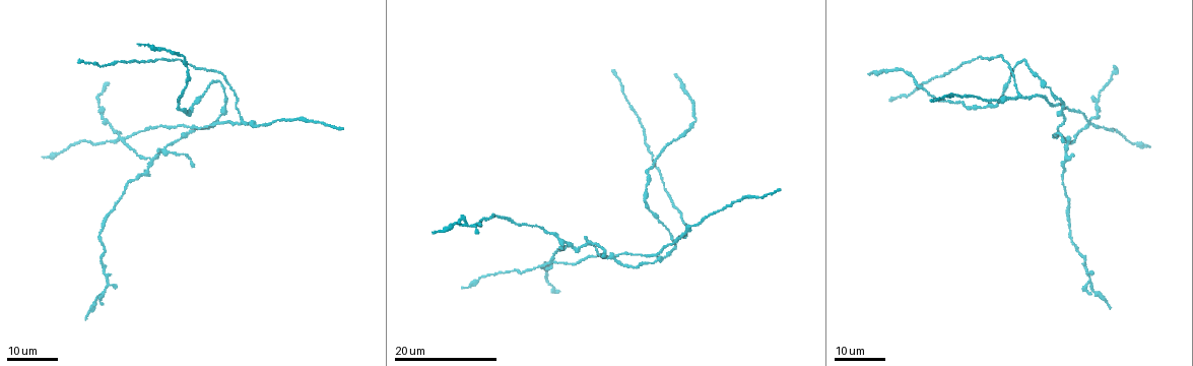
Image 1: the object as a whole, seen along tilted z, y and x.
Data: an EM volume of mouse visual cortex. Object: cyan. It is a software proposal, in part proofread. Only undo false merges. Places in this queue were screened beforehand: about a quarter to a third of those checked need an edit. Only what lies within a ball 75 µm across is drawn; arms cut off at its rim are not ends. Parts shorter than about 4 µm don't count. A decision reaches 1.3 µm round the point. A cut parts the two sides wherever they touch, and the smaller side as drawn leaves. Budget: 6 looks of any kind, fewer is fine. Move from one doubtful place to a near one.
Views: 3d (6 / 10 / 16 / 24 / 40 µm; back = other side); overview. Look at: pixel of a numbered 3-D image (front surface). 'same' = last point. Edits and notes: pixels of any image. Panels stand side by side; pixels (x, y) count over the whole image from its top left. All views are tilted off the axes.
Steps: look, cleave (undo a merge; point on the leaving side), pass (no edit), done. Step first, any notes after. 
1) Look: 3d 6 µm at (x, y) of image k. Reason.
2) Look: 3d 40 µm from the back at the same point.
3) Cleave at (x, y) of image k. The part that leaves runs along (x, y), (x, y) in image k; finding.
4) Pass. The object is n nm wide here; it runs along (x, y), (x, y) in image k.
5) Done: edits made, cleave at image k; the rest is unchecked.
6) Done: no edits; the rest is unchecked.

Look: 3d 24 µm at (553, 262) of image 1. Looks like a crossing.

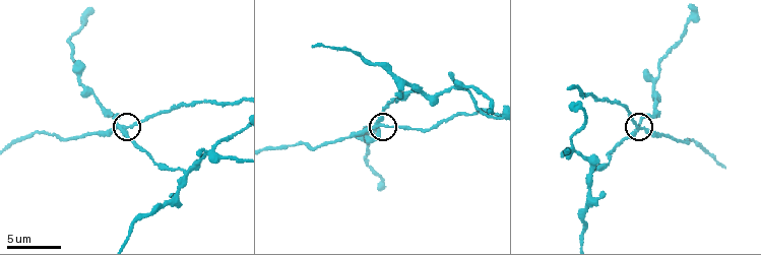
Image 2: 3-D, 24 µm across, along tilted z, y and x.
Look: 3d 6 µm at (382, 125) of image 2.

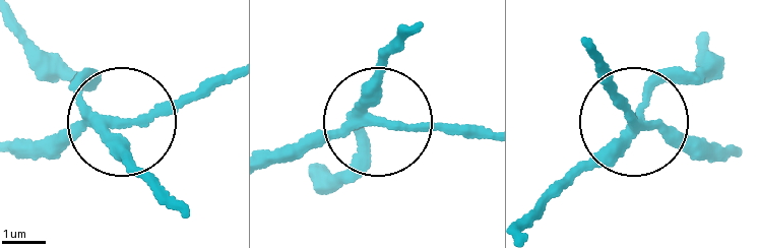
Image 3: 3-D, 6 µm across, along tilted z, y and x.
Cleave at (56, 143) of image 3. 4 arms meet here; the part that leaves runs along (105, 116), (145, 124), (225, 81) in image 3; two cells meet here.

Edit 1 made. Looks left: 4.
Look: overview.

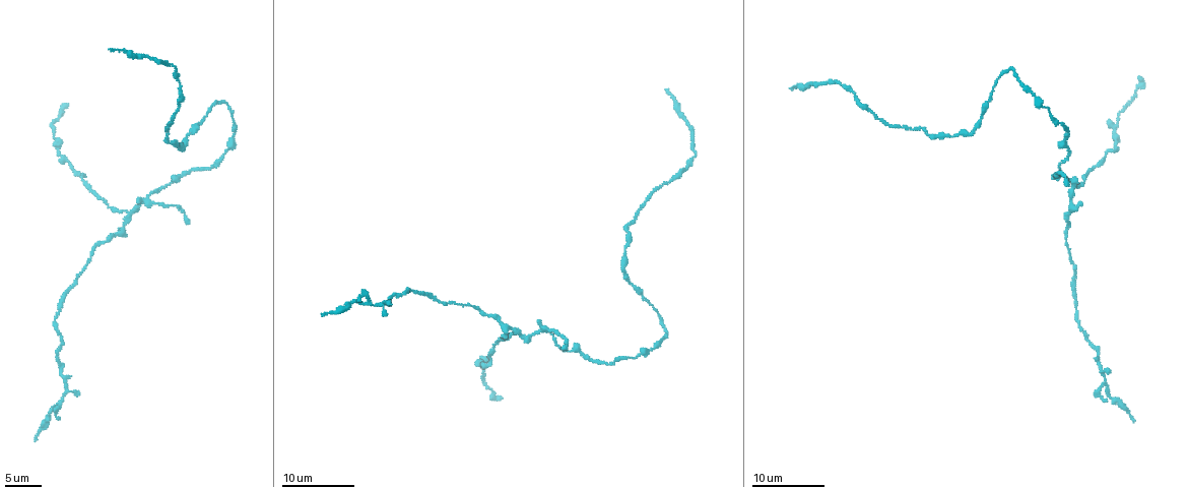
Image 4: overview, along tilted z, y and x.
Look: 3d 10 µm at (146, 198) of image 4. Looks like a crossing.

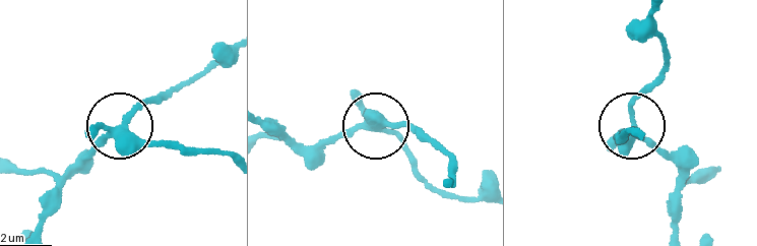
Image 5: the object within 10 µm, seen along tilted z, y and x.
Pass. The object is 350 nm wide here; it runs along (267, 138), (308, 146), (368, 128), (416, 124) in image 5; one cell here.

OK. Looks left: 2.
Look: 3d 6 µm at (76, 81) of image 2. Small branch off a trunk.

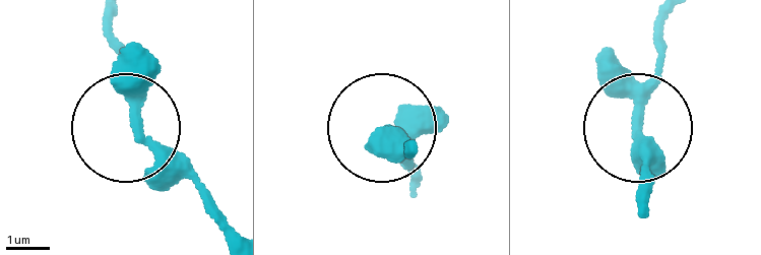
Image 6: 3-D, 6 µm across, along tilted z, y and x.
Look: 3d 6 µm from the back at (637, 118) of image 6.

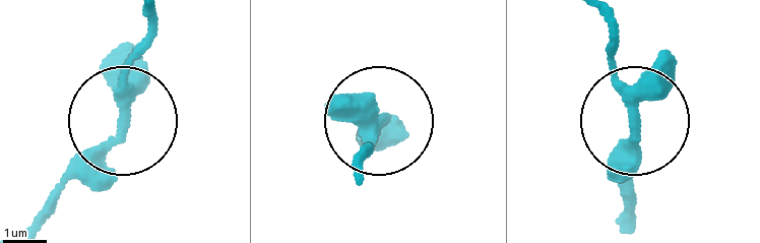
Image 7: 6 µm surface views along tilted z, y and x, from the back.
Pass. The object is 240 nm wide here; one cell here.

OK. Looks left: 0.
Done: edits made, cleave at image 3; the rest is unchecked.

